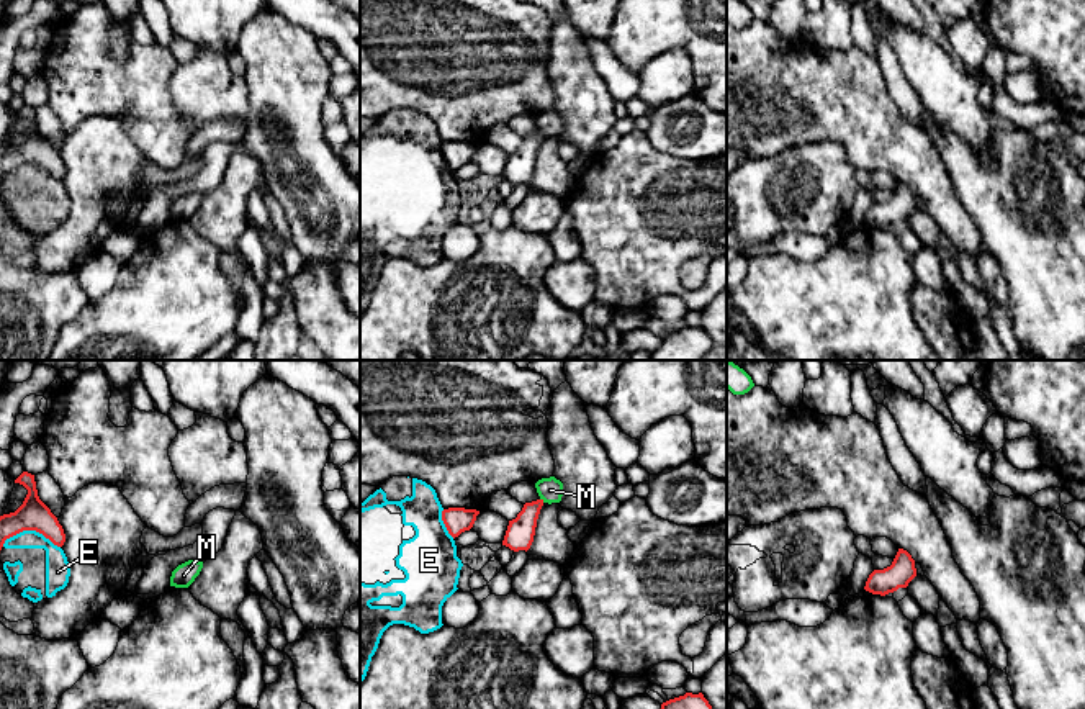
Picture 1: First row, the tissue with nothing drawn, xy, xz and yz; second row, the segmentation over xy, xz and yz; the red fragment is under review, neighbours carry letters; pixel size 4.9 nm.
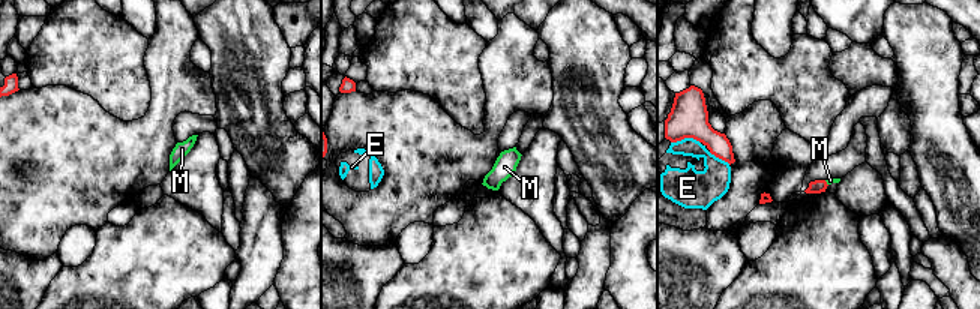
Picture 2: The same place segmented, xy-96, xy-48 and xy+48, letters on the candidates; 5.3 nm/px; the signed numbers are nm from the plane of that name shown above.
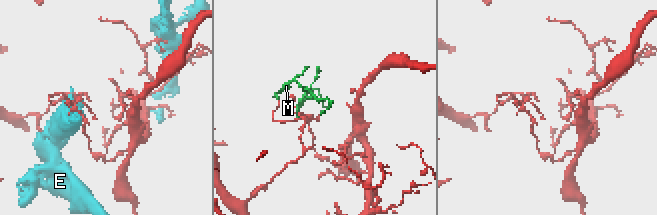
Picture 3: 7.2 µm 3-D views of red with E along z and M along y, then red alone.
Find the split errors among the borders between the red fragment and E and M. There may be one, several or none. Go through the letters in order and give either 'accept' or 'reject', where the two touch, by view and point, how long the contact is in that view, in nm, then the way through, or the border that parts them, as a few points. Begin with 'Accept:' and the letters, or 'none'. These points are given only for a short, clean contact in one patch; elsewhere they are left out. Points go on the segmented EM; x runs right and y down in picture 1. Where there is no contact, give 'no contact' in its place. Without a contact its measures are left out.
Accept: none
E: reject; meets red in xy at (31, 529); contact 280 nm long
M: reject; meets red in xz at (542, 500); contact 30 nm long; border along xz (540, 498), (544, 501)

